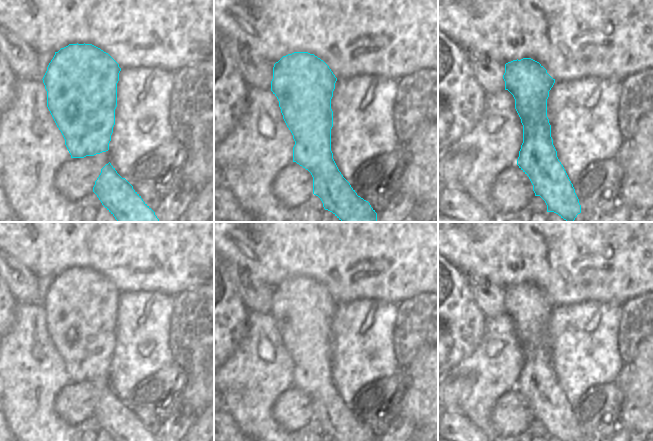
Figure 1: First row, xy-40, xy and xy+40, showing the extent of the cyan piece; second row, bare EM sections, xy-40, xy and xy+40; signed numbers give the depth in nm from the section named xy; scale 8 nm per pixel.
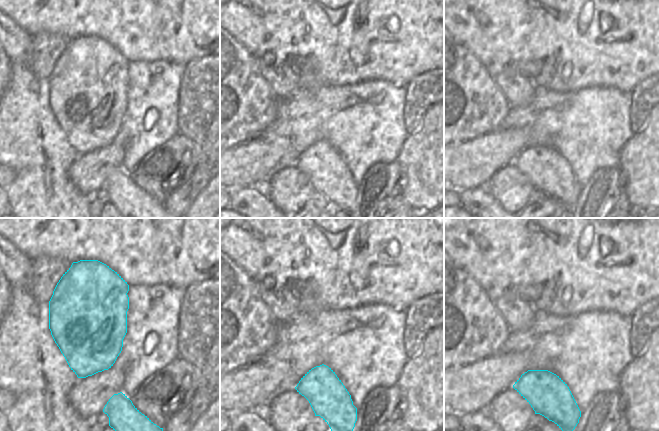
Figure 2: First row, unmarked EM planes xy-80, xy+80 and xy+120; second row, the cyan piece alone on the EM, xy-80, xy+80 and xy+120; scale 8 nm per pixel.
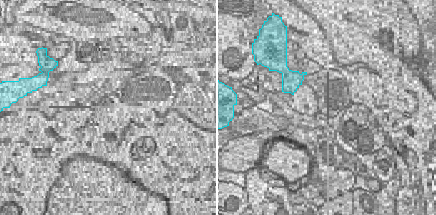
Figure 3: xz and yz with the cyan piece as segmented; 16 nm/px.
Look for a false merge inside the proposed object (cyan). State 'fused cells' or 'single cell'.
single cell

